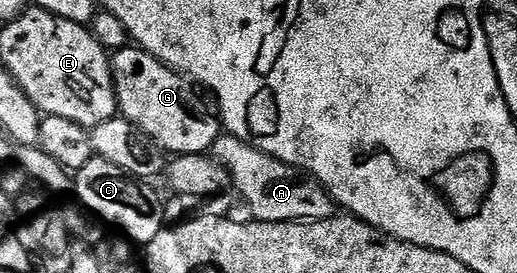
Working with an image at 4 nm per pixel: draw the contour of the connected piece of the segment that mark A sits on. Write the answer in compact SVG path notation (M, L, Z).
M222 135L218 137L211 150L212 156L216 157L222 165L228 169L233 178L235 189L243 196L249 197L249 201L258 209L260 220L263 221L322 221L334 216L335 202L329 192L325 190L325 185L318 179L306 173L304 169L296 169L294 165L283 163L275 159L270 153L264 153L247 141L240 141L238 137L232 135Z

